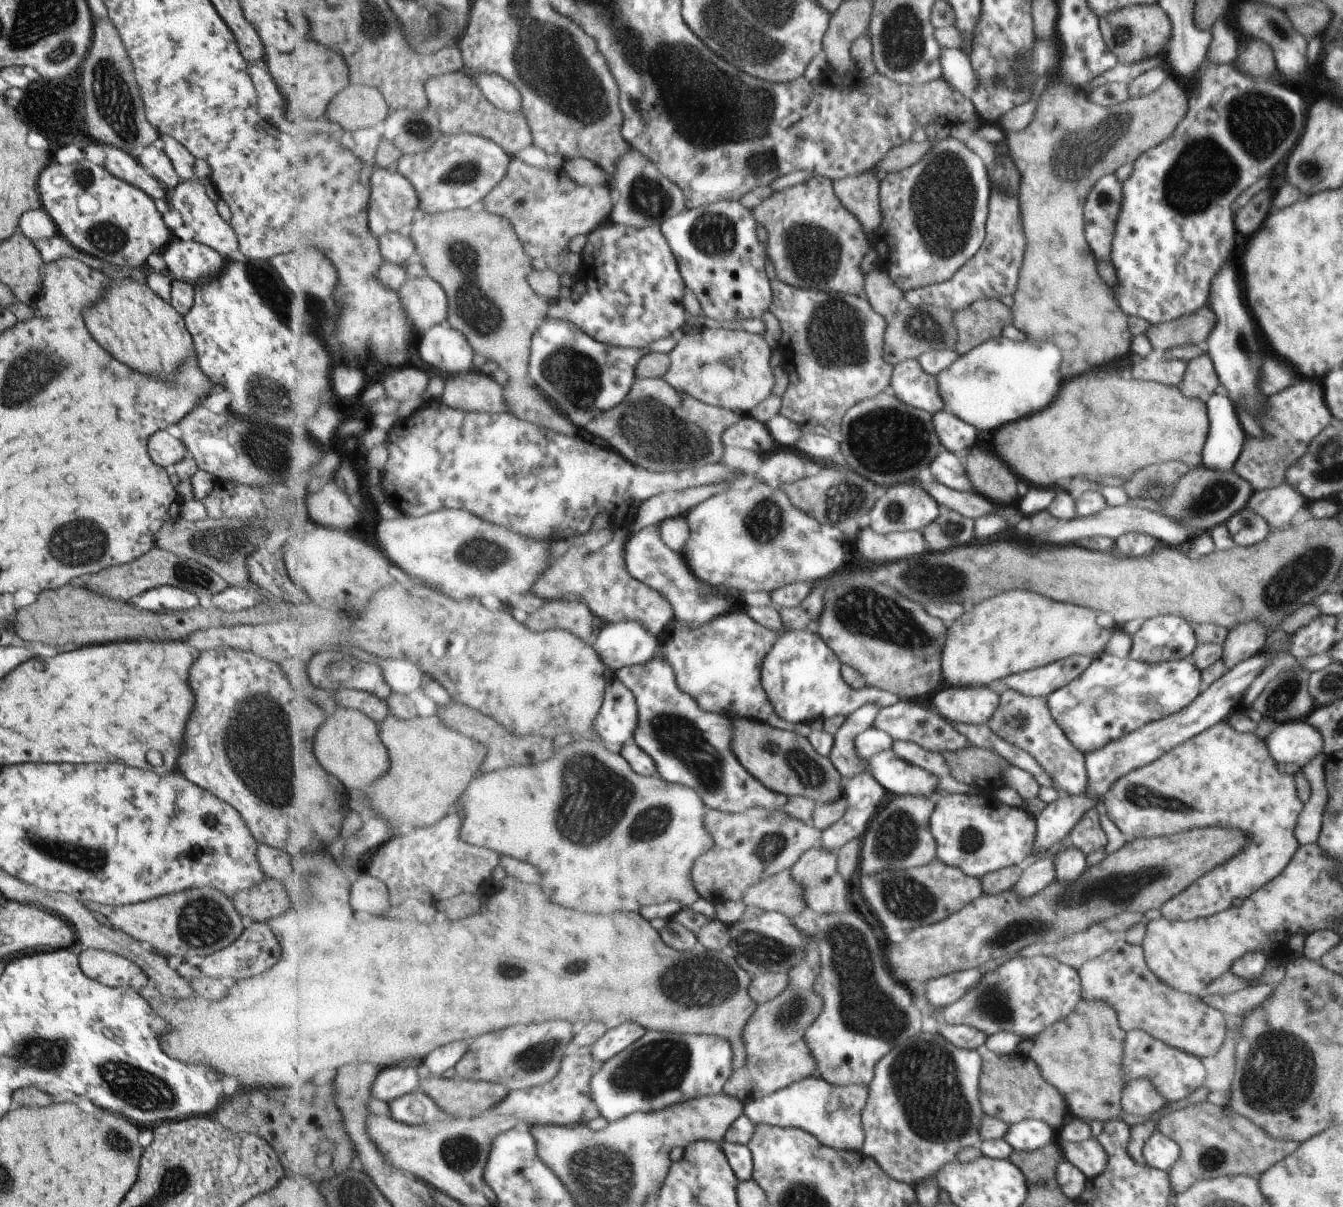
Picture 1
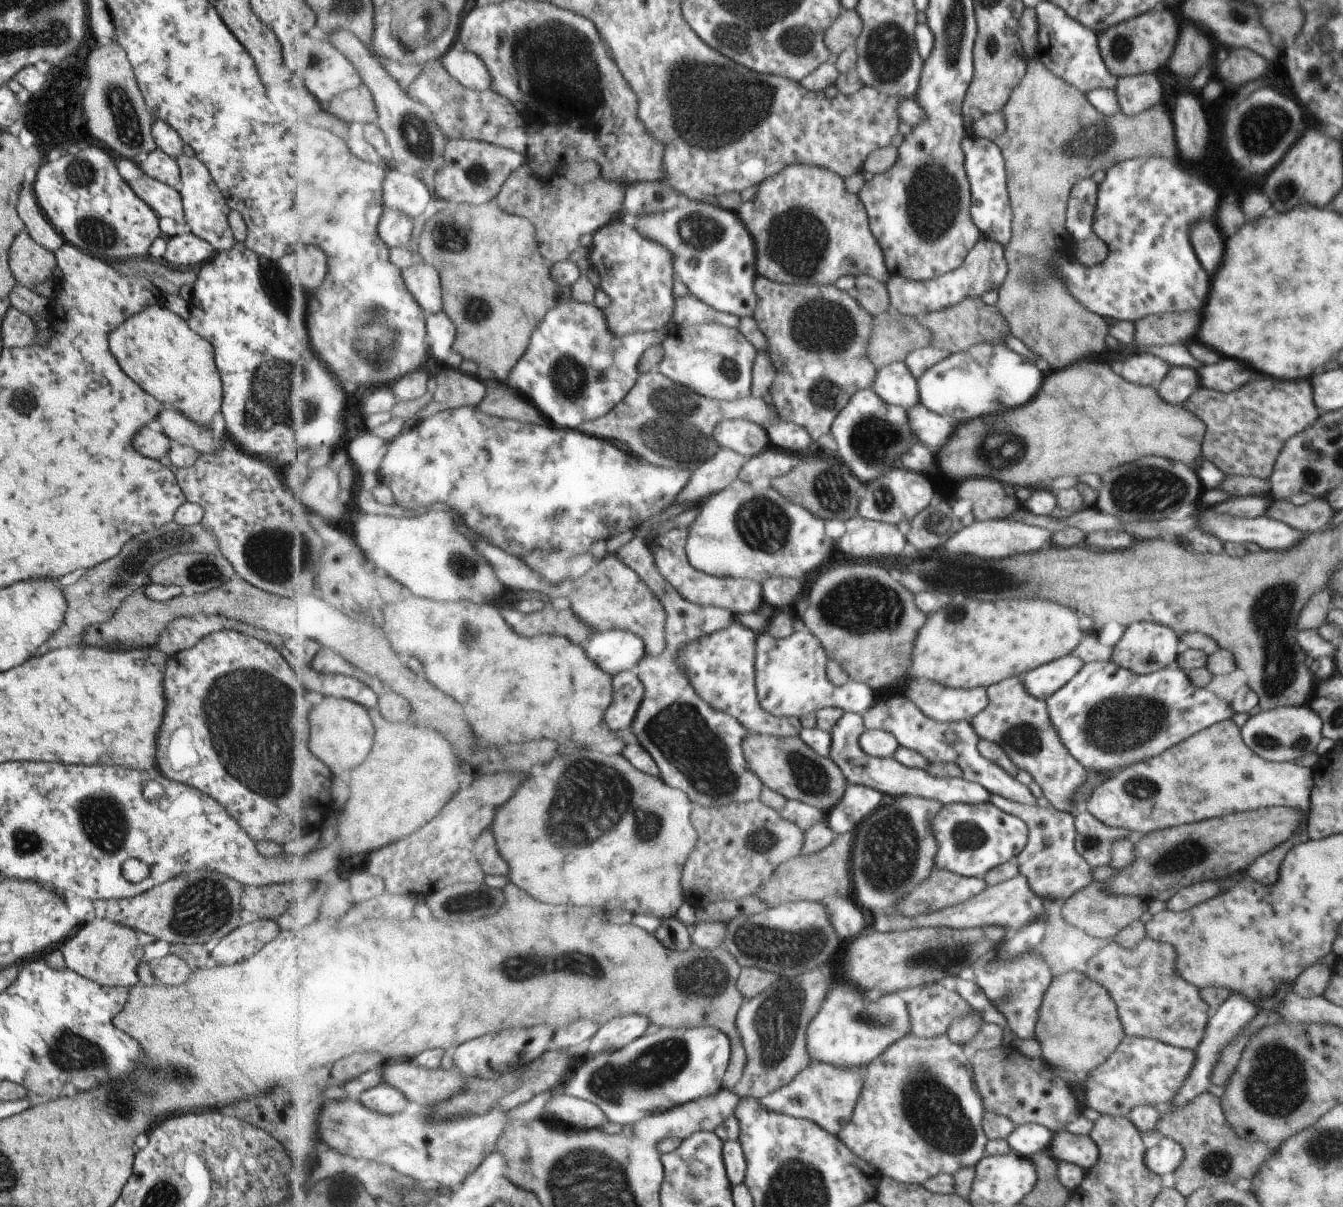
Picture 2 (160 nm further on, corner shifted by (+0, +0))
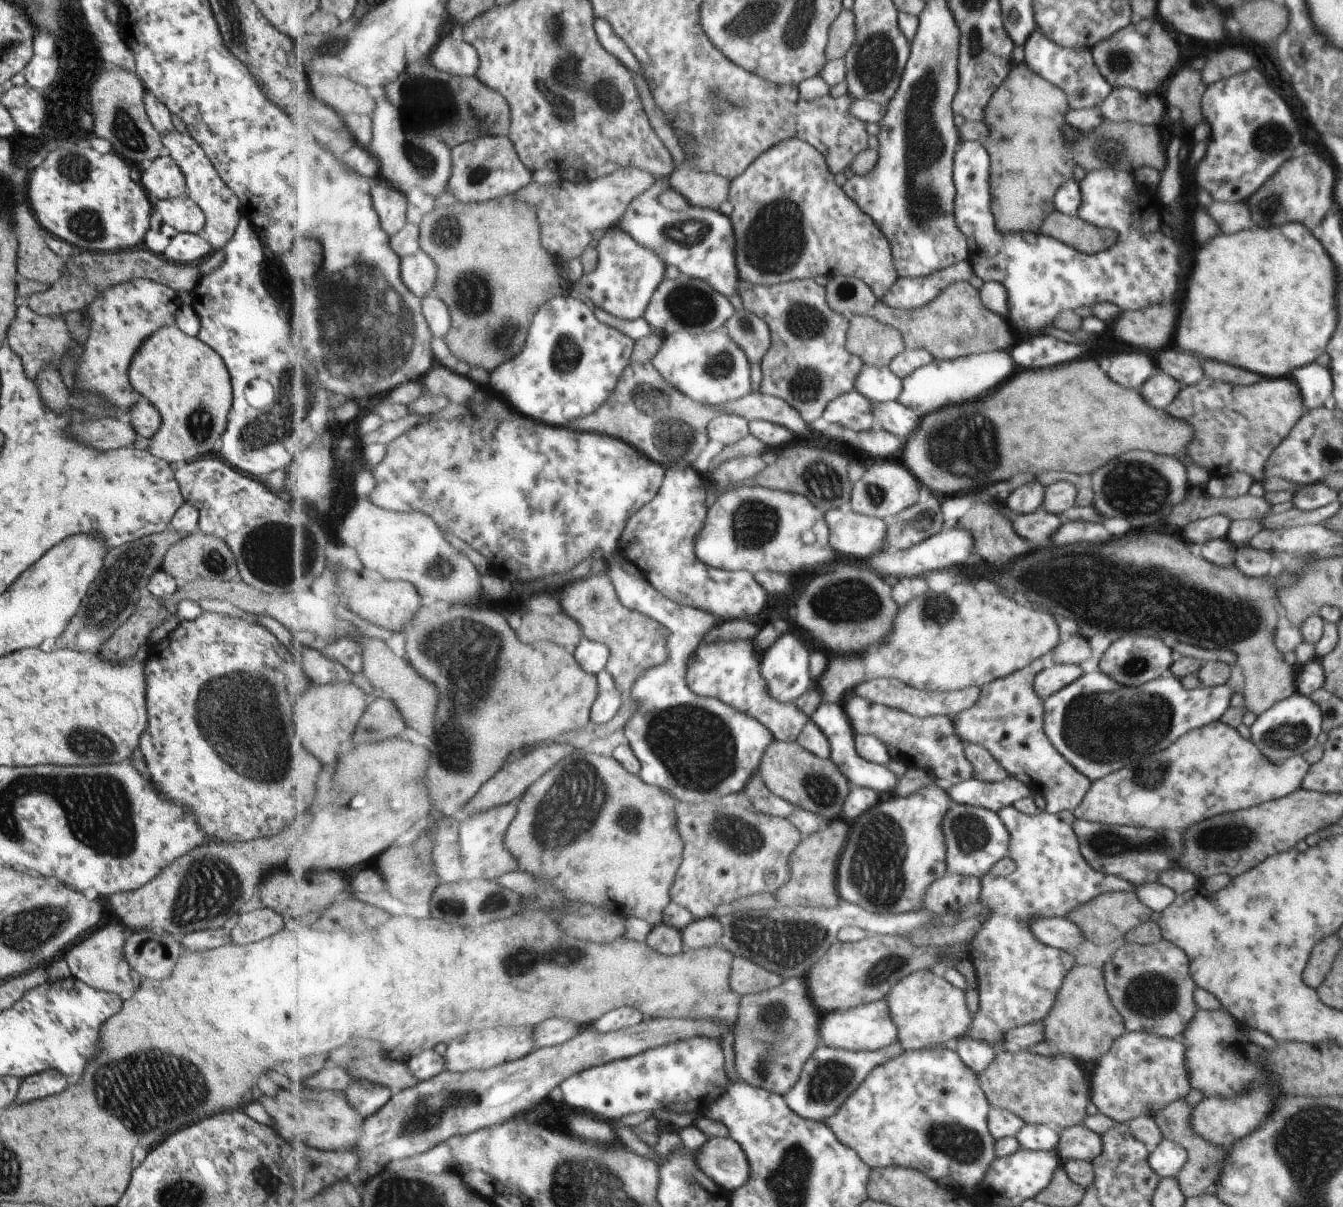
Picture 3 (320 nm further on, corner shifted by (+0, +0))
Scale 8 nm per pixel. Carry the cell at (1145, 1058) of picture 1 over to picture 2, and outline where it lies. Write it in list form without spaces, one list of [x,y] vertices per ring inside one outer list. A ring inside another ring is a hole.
[[[1126,1035],[1125,1039],[1121,1040],[1119,1047],[1095,1070],[1089,1072],[1087,1076],[1084,1076],[1085,1080],[1085,1105],[1090,1107],[1091,1109],[1097,1111],[1098,1113],[1105,1113],[1107,1115],[1119,1116],[1119,1117],[1127,1117],[1127,1112],[1133,1108],[1133,1106],[1138,1106],[1139,1104],[1145,1104],[1146,1106],[1153,1106],[1155,1108],[1162,1108],[1167,1105],[1167,1102],[1177,1094],[1179,1088],[1182,1086],[1182,1083],[1186,1080],[1189,1072],[1191,1072],[1191,1068],[1193,1068],[1193,1064],[1195,1064],[1195,1054],[1191,1050],[1173,1047],[1171,1045],[1167,1045],[1161,1043],[1157,1040],[1153,1040],[1147,1037],[1137,1037]]]

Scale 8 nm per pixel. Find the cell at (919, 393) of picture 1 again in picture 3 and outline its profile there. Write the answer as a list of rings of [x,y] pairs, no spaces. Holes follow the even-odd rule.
[[[865,365],[857,379],[856,390],[875,403],[895,402],[903,394],[903,379],[891,368]]]

